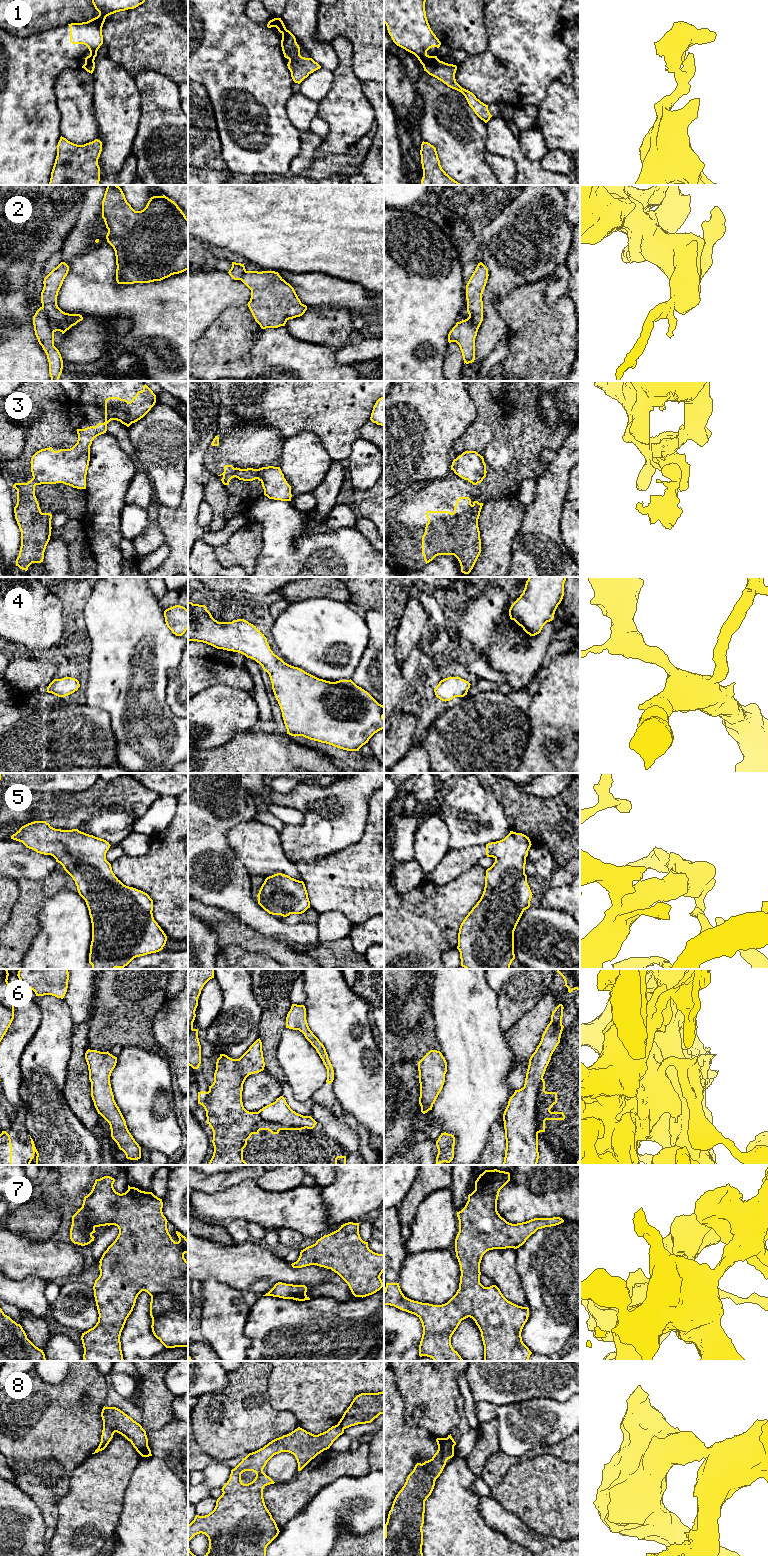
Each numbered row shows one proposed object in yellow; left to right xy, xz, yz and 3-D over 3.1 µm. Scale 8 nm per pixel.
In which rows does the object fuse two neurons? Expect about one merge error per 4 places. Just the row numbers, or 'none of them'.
1, 2, 3, 8

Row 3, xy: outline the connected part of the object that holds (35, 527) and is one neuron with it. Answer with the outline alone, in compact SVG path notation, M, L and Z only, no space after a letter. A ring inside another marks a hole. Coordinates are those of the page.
M34 478L27 483L15 483L17 504L15 519L21 532L21 547L16 566L27 571L32 563L41 563L51 536L52 514L42 513L35 496L35 486L41 485Z

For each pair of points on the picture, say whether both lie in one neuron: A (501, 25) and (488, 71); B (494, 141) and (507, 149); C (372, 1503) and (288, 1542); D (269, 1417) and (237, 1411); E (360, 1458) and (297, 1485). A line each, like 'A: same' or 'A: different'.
A: same
B: same
C: same
D: same
E: same

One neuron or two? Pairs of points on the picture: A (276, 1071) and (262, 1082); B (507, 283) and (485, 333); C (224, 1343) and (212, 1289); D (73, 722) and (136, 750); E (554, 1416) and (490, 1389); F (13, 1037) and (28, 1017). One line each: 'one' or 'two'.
A: two
B: one
C: one
D: two
E: two
F: one

